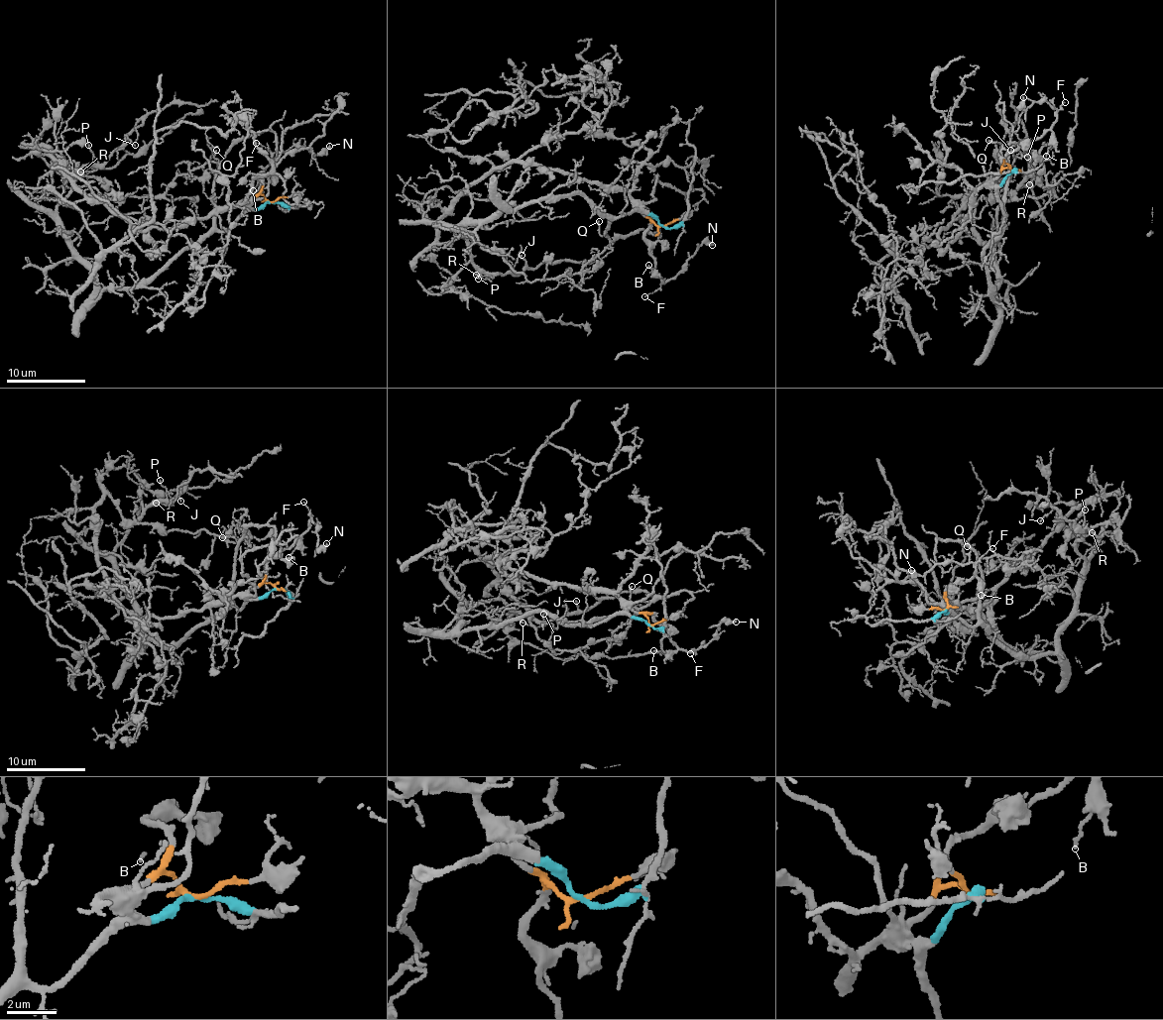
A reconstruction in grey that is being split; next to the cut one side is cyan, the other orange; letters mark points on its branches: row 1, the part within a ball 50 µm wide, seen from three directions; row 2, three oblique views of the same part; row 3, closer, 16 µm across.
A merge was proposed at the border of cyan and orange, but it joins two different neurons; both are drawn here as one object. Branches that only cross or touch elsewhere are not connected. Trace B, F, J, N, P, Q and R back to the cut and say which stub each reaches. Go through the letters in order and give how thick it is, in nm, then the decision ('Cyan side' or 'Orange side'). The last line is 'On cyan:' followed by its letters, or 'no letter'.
B: Thickness 110 nm. Orange side
F: Thickness 90 nm. Orange side
J: Thickness 80 nm. Cyan side
N: Thickness 300 nm. Orange side
P: Thickness 110 nm. Cyan side
Q: Thickness 160 nm. Cyan side
R: Thickness 160 nm. Cyan side
On cyan: J, P, Q, R

